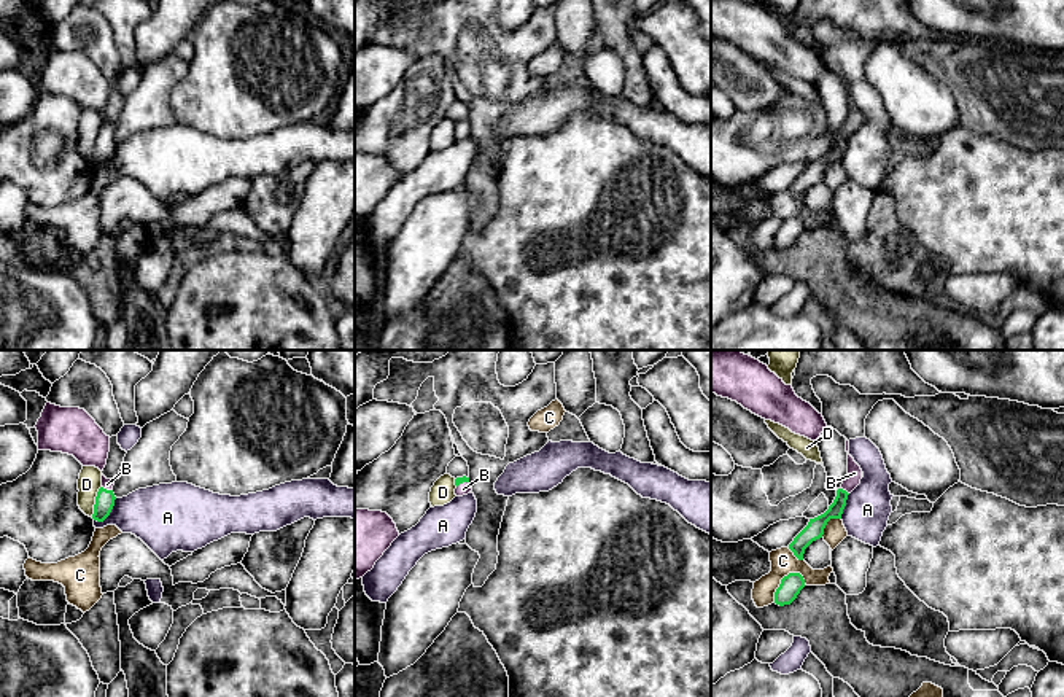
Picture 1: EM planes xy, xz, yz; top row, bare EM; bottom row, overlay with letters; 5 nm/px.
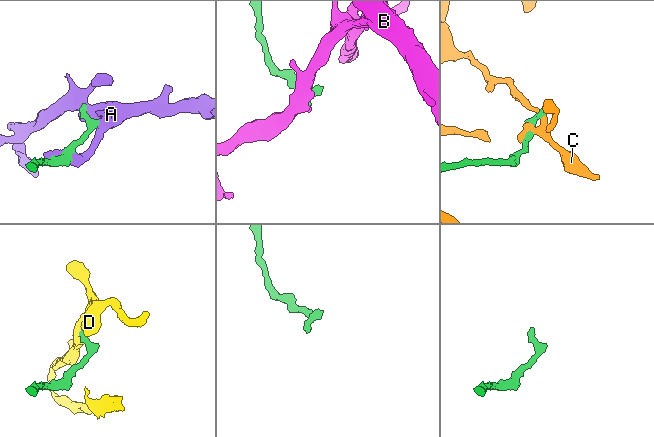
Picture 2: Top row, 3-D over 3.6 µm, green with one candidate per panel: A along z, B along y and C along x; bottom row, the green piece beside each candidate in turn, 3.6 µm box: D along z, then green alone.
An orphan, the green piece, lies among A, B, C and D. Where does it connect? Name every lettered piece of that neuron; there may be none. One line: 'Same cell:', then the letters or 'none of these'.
Same cell: B

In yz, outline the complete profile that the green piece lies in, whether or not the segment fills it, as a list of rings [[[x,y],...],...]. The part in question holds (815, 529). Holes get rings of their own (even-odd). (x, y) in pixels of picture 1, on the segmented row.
[[[846,439],[846,452],[848,452],[848,474],[837,490],[837,496],[829,509],[810,519],[808,525],[794,538],[789,544],[789,549],[798,560],[803,560],[805,549],[816,539],[822,538],[824,528],[830,519],[841,519],[843,509],[846,506],[848,495],[860,484],[862,469],[849,455],[849,441]]]

